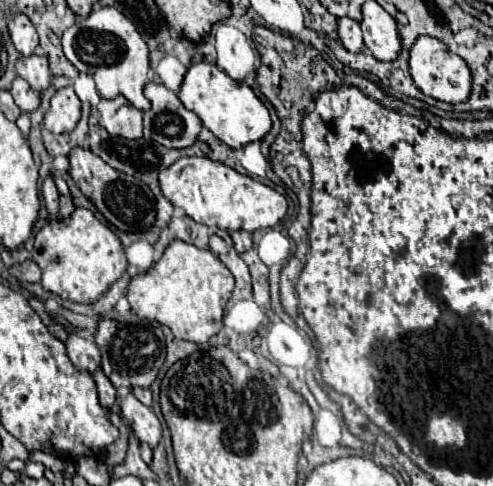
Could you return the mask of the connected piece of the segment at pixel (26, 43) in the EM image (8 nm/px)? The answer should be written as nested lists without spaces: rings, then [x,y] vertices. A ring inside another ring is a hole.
[[[16,15],[16,19],[10,19],[8,29],[10,29],[10,37],[12,37],[12,43],[18,53],[28,57],[36,51],[38,33],[26,15]]]

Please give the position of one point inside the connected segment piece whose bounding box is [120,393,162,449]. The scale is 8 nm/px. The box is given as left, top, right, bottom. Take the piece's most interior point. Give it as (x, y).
(144, 423)

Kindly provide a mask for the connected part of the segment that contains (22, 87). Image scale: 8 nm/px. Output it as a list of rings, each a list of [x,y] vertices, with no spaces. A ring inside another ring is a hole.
[[[20,77],[14,81],[10,93],[12,93],[16,105],[18,105],[22,111],[28,111],[28,113],[30,113],[30,111],[34,111],[34,109],[40,107],[40,93],[34,91],[34,89],[32,89],[24,79],[20,79]]]

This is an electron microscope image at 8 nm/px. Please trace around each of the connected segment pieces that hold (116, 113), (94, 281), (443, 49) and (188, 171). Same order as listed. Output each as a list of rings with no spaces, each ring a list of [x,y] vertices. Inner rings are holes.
[[[126,97],[102,99],[96,105],[100,113],[100,123],[110,131],[110,135],[122,135],[126,139],[142,137],[142,111],[136,109]]]
[[[76,209],[72,217],[49,222],[38,231],[32,261],[42,269],[40,285],[44,291],[76,303],[96,303],[102,299],[128,267],[118,237],[88,209]]]
[[[420,37],[410,49],[410,75],[416,87],[438,101],[446,103],[462,103],[470,97],[472,91],[472,73],[462,57],[452,53],[446,43],[440,43],[434,37]]]
[[[182,157],[172,167],[162,171],[160,187],[164,197],[174,205],[186,211],[196,223],[218,227],[224,231],[256,231],[274,227],[282,221],[288,211],[284,195],[272,187],[238,173],[236,169],[212,161],[208,157]]]

